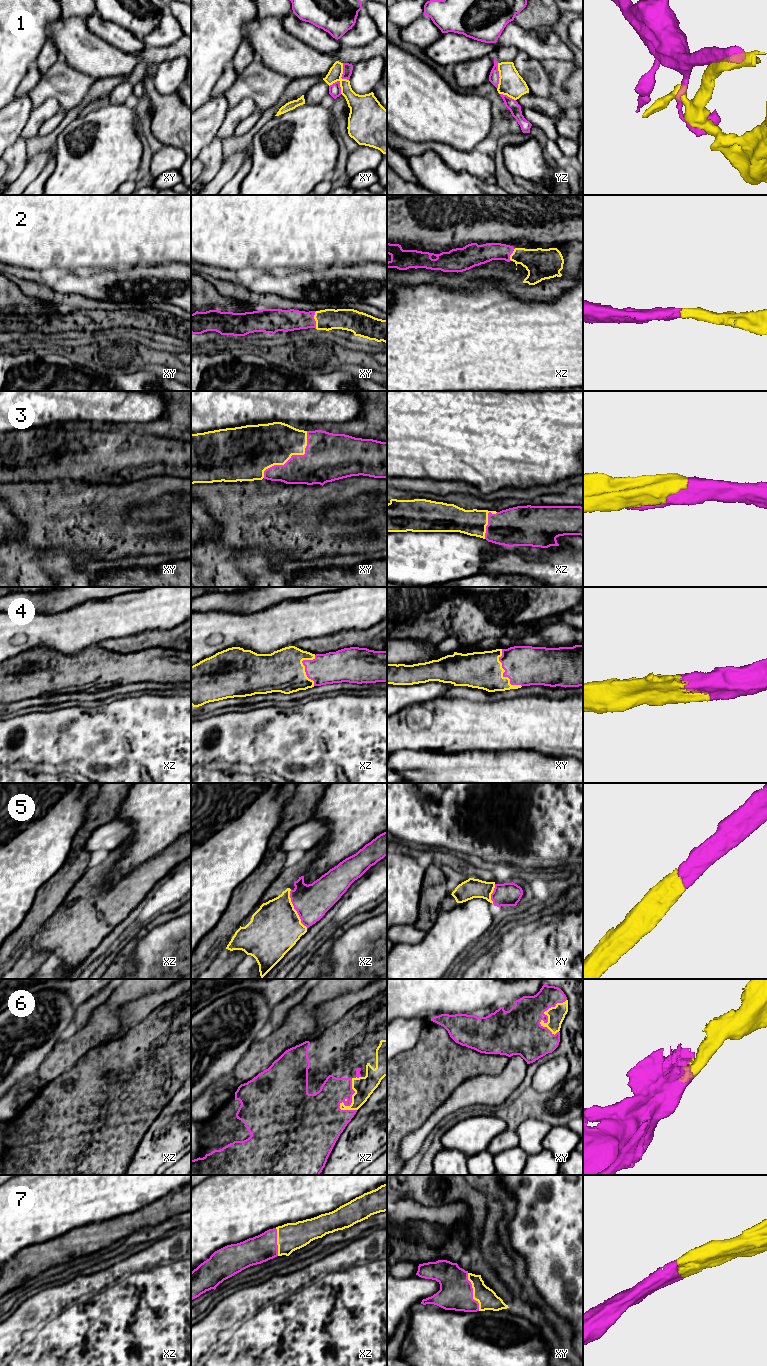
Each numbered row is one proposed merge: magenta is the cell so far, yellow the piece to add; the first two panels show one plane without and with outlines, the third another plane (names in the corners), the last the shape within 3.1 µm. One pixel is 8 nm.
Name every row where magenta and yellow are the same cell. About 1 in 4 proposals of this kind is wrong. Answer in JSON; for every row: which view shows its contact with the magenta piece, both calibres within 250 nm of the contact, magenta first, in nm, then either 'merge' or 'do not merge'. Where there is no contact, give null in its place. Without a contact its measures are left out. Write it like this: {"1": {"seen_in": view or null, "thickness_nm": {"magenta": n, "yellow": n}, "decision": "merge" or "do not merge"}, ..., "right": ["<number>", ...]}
{"1": {"seen_in": "yz", "thickness_nm": {"magenta": 80, "yellow": 190}, "decision": "do not merge"}, "2": {"seen_in": "xy", "thickness_nm": {"magenta": 180, "yellow": 170}, "decision": "merge"}, "3": {"seen_in": "xy", "thickness_nm": {"magenta": 320, "yellow": 360}, "decision": "merge"}, "4": {"seen_in": "xy", "thickness_nm": {"magenta": 320, "yellow": 300}, "decision": "merge"}, "5": {"seen_in": "xz", "thickness_nm": {"magenta": 280, "yellow": 400}, "decision": "merge"}, "6": {"seen_in": "xy", "thickness_nm": {"magenta": 360, "yellow": 140}, "decision": "merge"}, "7": {"seen_in": "xy", "thickness_nm": {"magenta": 280, "yellow": 160}, "decision": "merge"}, "right": ["2", "3", "4", "5", "6", "7"]}

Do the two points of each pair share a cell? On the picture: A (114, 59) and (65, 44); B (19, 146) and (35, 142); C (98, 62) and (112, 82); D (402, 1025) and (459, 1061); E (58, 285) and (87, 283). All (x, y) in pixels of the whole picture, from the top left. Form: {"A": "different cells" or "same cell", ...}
{"A": "same cell", "B": "different cells", "C": "different cells", "D": "different cells", "E": "same cell"}

